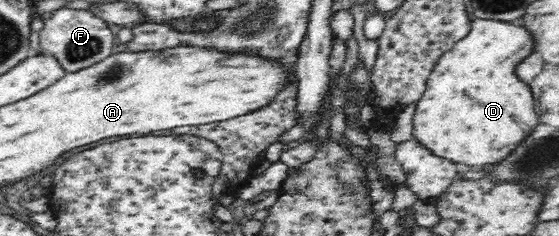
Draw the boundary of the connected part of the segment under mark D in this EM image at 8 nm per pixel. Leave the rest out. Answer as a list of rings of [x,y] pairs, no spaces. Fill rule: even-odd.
[[[473,20],[467,38],[444,53],[429,74],[424,94],[416,102],[412,137],[422,149],[429,150],[434,156],[449,160],[454,165],[476,170],[499,165],[516,150],[516,146],[521,145],[524,138],[530,136],[540,120],[532,102],[532,92],[528,86],[520,84],[513,73],[516,63],[530,54],[532,48],[533,39],[520,25],[500,20]]]

